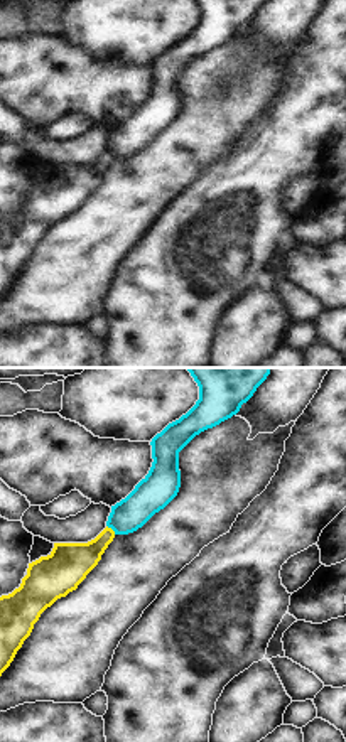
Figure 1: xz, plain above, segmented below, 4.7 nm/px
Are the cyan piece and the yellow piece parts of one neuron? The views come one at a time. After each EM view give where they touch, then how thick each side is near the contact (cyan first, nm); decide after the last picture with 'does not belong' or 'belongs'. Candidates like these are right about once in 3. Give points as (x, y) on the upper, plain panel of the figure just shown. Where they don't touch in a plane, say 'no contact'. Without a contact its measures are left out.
meets cyan at (112, 150); 170 nm thick on the cyan side, 190 nm on the other

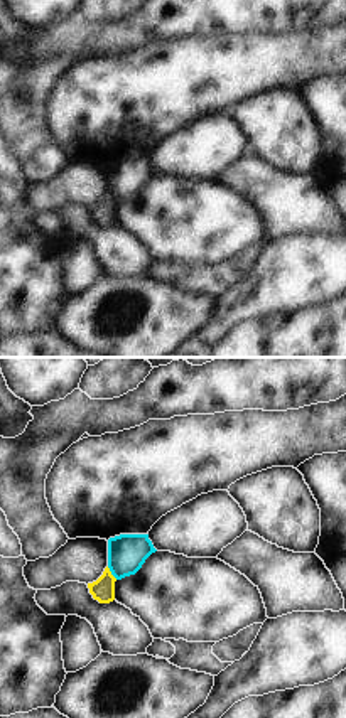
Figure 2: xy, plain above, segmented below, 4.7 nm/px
meets cyan at (112, 196); 180 nm thick on the cyan side, 110 nm on the other

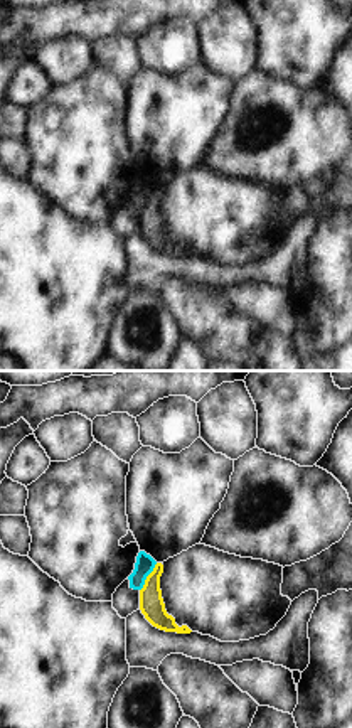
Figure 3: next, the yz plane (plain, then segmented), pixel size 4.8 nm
meets cyan at (147, 198); 90 nm thick on the cyan side, 120 nm on the other

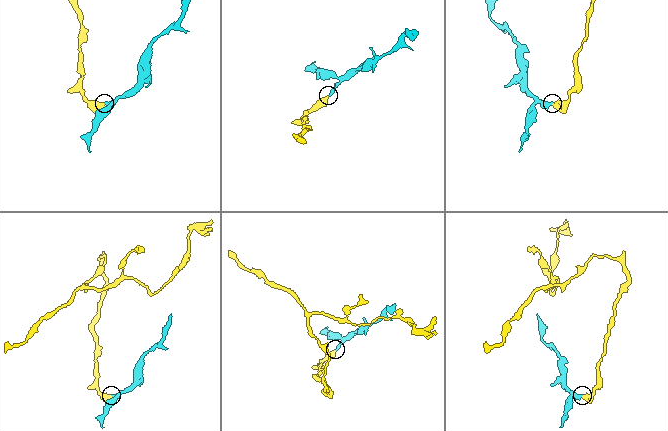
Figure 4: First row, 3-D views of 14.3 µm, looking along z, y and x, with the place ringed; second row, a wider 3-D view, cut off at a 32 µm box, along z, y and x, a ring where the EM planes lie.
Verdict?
does not belong

